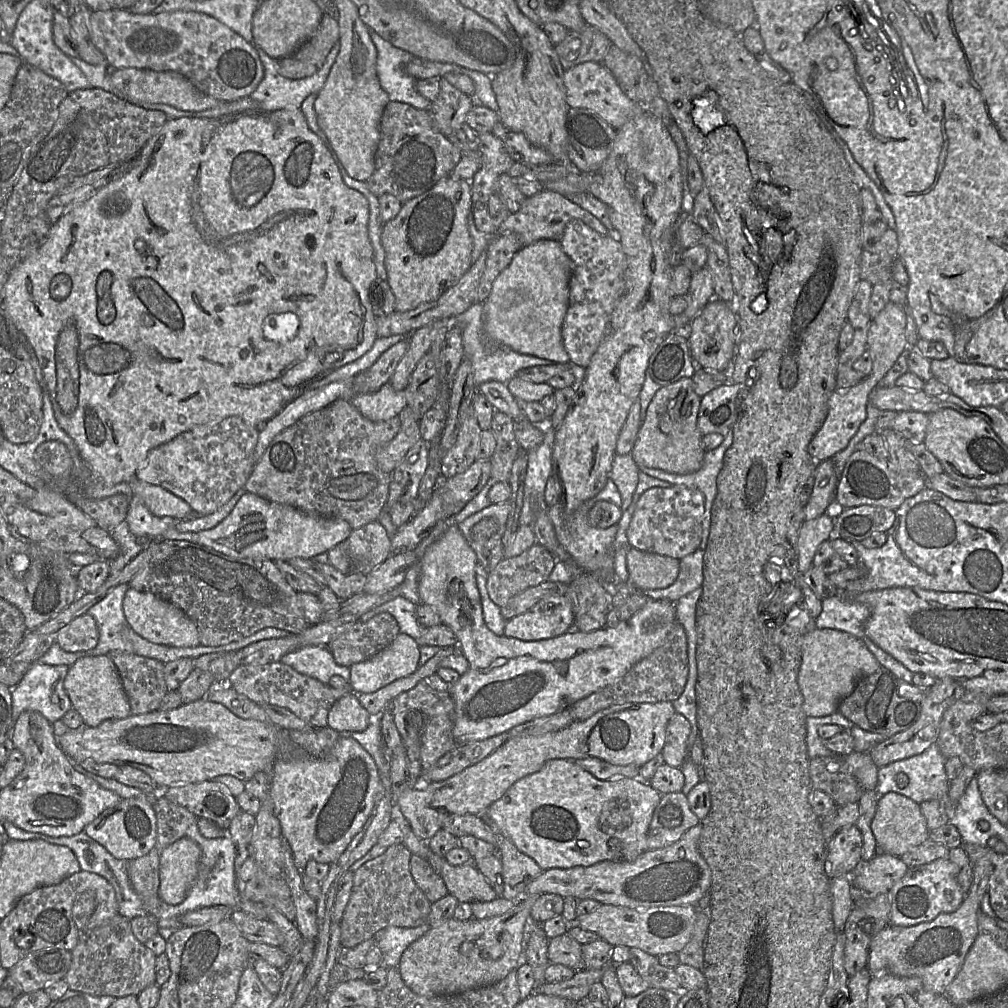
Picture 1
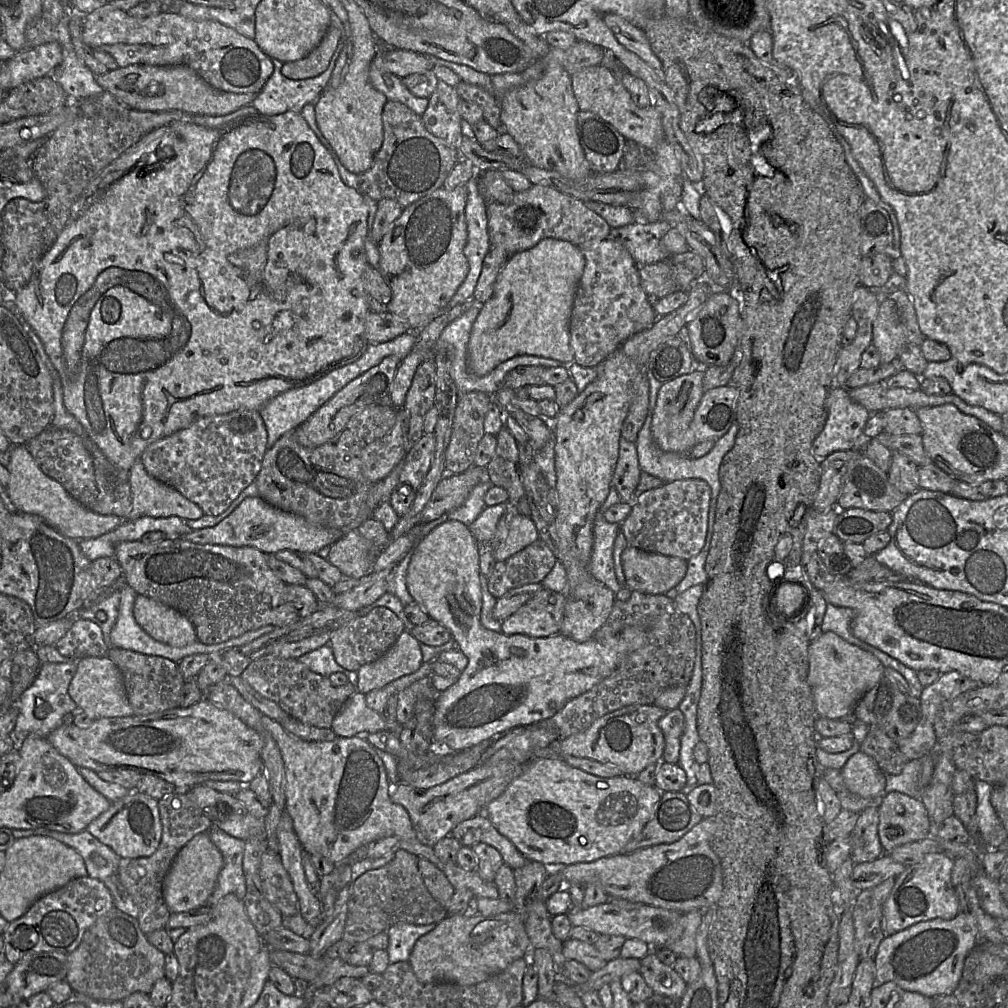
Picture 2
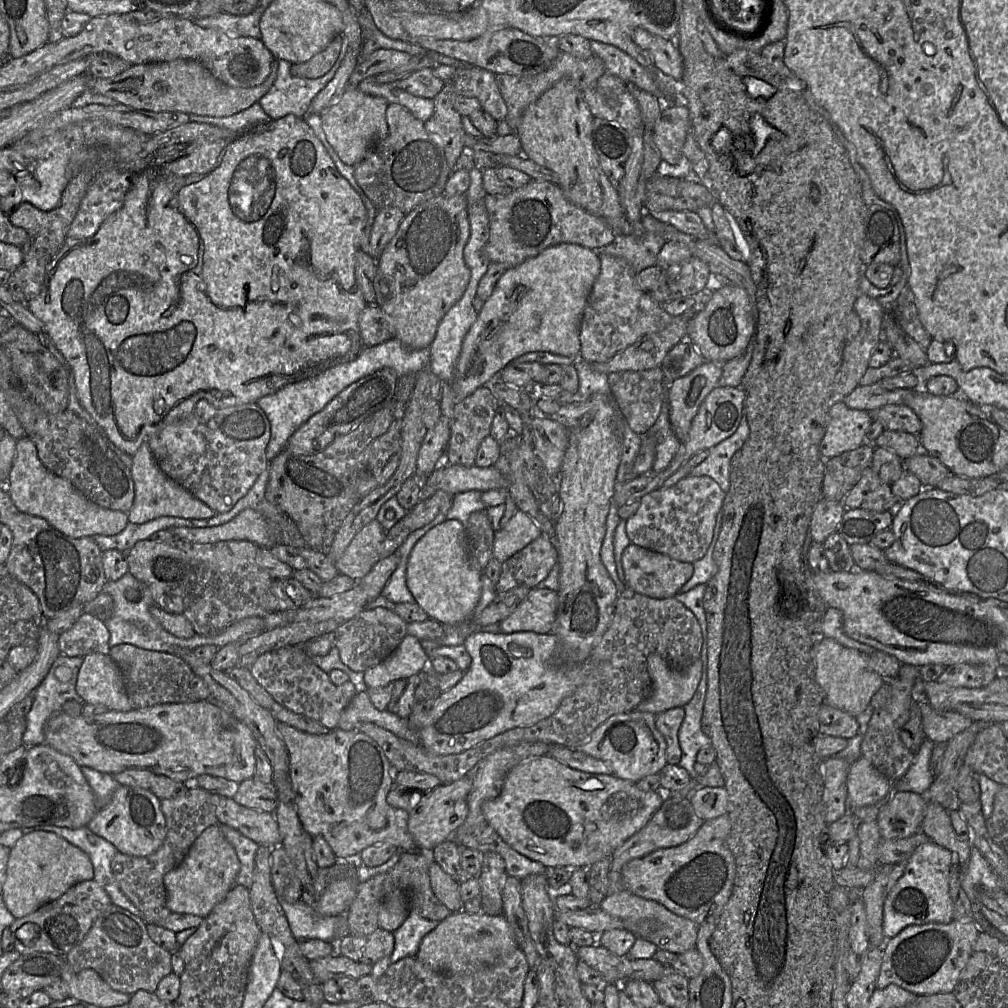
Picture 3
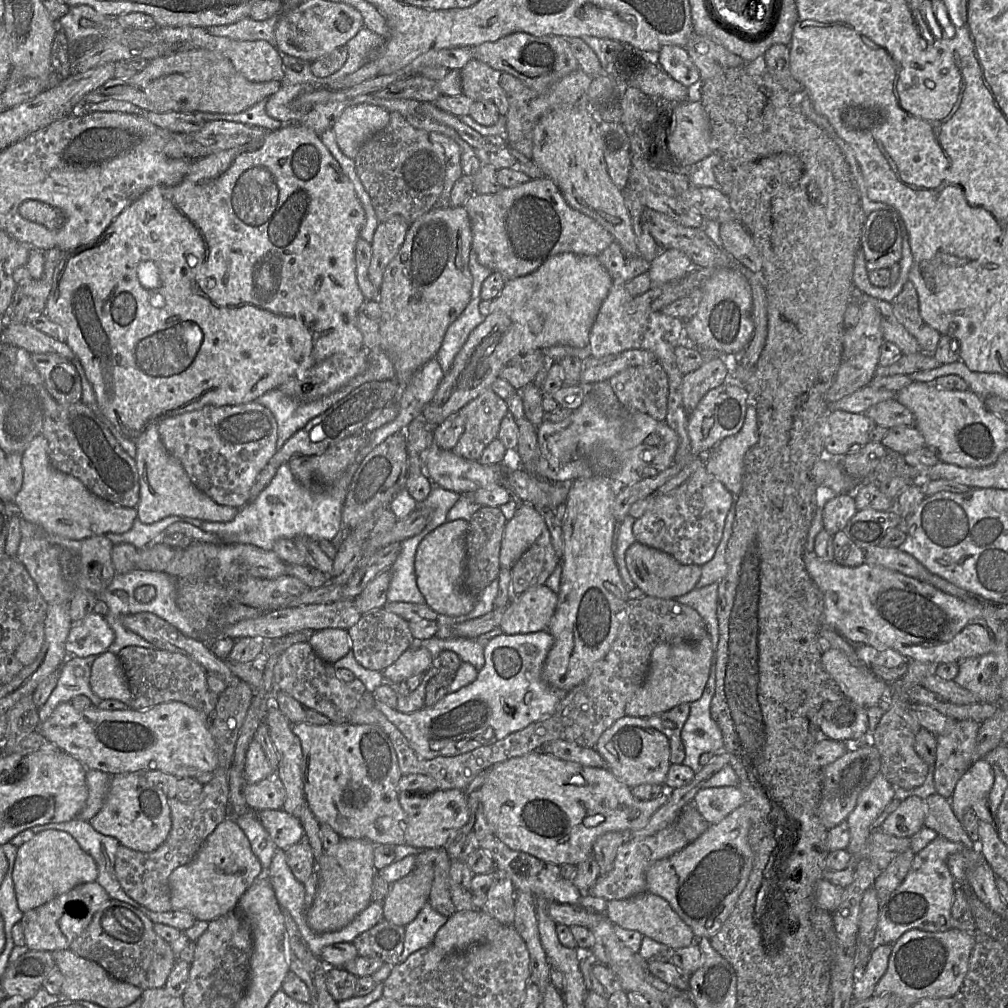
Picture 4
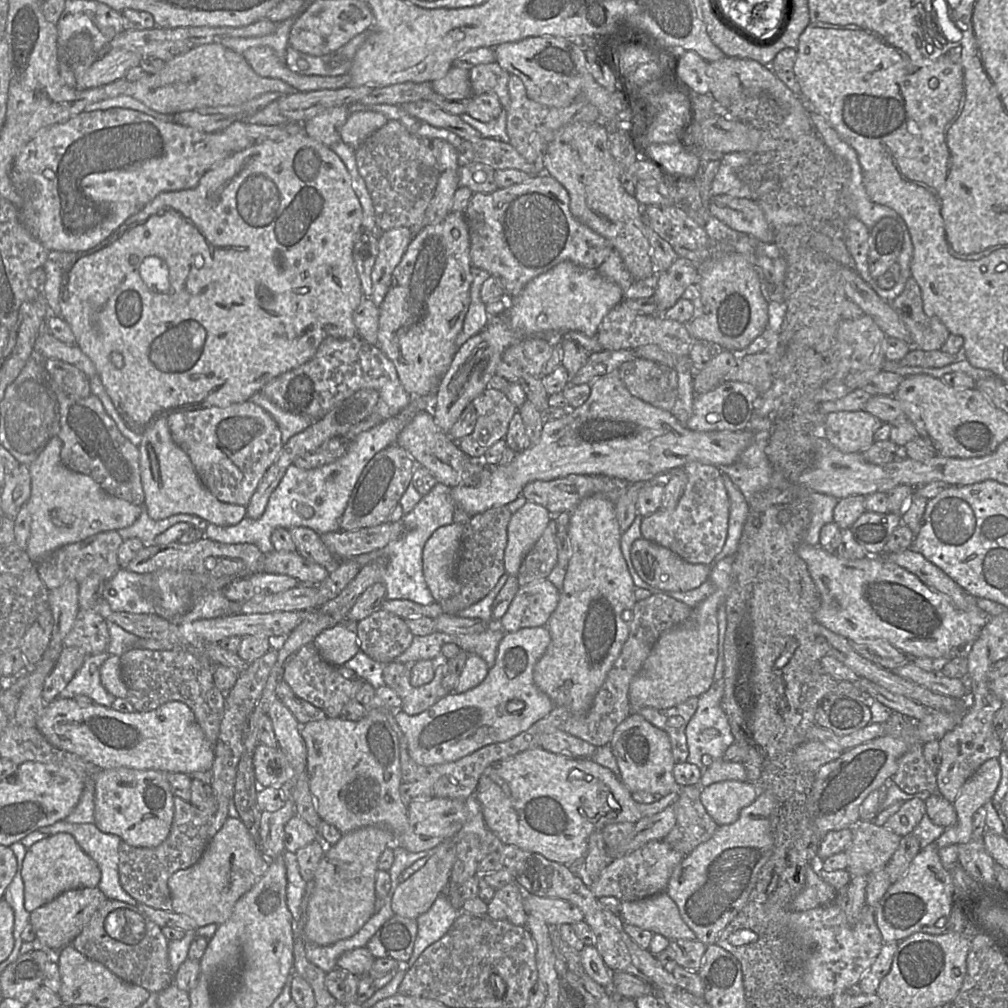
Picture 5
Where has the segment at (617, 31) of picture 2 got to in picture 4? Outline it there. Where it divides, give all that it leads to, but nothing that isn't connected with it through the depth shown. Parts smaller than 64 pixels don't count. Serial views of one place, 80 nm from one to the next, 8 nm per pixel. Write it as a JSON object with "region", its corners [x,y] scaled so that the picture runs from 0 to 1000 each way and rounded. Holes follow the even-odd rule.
{"region":[[[671,45],[657,46],[652,54],[652,64],[667,78],[682,86],[681,100],[694,100],[694,72],[679,47]]]}

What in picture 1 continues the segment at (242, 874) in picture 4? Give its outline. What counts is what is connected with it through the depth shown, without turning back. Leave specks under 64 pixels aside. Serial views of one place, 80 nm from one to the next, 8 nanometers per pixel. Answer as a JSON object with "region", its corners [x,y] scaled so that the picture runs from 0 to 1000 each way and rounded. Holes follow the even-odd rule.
{"region":[[[180,831],[165,840],[159,850],[158,889],[169,898],[183,894],[195,868],[199,849],[197,838],[188,831]]]}

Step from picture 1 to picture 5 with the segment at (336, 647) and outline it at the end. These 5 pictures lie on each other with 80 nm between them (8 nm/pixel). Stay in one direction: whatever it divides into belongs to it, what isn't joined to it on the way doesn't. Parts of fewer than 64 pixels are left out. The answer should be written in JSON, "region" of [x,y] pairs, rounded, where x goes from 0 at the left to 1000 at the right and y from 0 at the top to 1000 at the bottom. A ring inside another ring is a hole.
{"region":[[[379,603],[357,615],[352,627],[357,645],[381,660],[399,649],[411,633],[401,614]]]}

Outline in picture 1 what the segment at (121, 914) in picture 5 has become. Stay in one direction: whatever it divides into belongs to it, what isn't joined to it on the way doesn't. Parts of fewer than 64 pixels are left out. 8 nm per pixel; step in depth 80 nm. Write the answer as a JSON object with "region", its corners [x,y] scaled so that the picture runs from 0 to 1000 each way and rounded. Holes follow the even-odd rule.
{"region":[[[116,907],[100,919],[80,926],[76,938],[70,943],[71,956],[64,968],[70,982],[92,988],[120,990],[137,988],[154,976],[155,947],[133,929],[129,913]]]}

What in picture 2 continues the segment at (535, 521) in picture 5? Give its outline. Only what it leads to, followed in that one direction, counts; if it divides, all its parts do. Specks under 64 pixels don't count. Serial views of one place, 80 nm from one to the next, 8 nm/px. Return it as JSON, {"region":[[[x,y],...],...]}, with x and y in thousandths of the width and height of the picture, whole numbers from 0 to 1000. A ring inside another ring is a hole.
{"region":[[[511,509],[501,536],[489,547],[492,557],[502,556],[535,535],[533,524],[524,512]]]}

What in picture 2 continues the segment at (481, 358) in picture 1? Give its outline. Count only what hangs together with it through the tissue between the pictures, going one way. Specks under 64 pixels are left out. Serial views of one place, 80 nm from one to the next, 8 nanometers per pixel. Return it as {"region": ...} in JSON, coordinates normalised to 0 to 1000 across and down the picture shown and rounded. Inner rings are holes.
{"region":[[[469,303],[466,307],[462,308],[459,312],[457,312],[441,324],[432,341],[432,349],[440,352],[446,374],[453,383],[455,389],[464,390],[468,388],[474,388],[489,393],[497,383],[500,383],[500,377],[503,370],[514,363],[538,363],[541,365],[554,363],[563,364],[563,361],[547,355],[530,352],[515,352],[498,359],[481,373],[473,373],[467,370],[463,364],[463,346],[466,330],[476,308],[477,303]]]}

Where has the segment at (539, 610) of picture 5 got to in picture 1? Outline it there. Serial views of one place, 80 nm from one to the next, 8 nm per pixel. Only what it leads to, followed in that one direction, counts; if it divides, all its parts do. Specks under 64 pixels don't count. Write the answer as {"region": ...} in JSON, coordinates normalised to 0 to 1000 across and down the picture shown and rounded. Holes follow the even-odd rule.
{"region":[[[546,591],[522,607],[502,615],[499,630],[519,636],[550,633],[568,624],[569,615],[564,592]]]}

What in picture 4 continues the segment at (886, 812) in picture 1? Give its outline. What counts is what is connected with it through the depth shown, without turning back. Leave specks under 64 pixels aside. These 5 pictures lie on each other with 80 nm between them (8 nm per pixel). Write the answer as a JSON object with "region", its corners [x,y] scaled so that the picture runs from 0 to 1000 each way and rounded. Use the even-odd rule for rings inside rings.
{"region":[[[903,790],[894,795],[891,802],[876,815],[873,823],[892,831],[903,831],[916,819],[918,813],[918,794]]]}

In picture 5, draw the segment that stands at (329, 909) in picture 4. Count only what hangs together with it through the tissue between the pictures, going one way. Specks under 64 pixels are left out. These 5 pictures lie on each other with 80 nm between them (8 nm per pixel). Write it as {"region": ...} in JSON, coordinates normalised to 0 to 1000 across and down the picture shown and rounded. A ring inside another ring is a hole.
{"region":[[[362,819],[341,826],[329,839],[324,839],[312,869],[312,882],[305,898],[305,912],[300,930],[303,934],[325,938],[353,927],[372,905],[372,870],[378,846],[392,836],[390,826],[376,819]]]}

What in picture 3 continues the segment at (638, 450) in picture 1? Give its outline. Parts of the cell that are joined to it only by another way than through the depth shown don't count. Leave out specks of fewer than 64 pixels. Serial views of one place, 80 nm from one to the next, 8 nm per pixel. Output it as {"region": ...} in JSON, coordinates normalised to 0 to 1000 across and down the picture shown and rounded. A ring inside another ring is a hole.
{"region":[[[699,358],[683,371],[661,380],[664,418],[671,434],[682,437],[686,418],[702,390],[712,383],[716,361]]]}

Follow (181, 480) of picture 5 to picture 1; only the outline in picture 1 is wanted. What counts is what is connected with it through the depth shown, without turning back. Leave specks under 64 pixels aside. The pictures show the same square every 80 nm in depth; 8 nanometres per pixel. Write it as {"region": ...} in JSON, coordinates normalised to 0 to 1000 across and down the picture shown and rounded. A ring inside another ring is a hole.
{"region":[[[137,476],[130,479],[132,491],[140,494],[148,507],[157,513],[169,512],[176,516],[188,515],[192,509],[187,499],[165,485]]]}

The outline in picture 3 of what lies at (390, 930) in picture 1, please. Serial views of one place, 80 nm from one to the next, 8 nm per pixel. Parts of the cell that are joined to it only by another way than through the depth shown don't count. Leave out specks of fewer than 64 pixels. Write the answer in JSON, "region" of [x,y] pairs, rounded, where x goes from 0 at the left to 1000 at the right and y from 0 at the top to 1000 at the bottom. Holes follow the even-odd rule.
{"region":[[[408,903],[399,918],[390,924],[392,937],[387,948],[388,954],[413,948],[419,932],[435,917],[435,914],[420,911],[412,903]]]}

